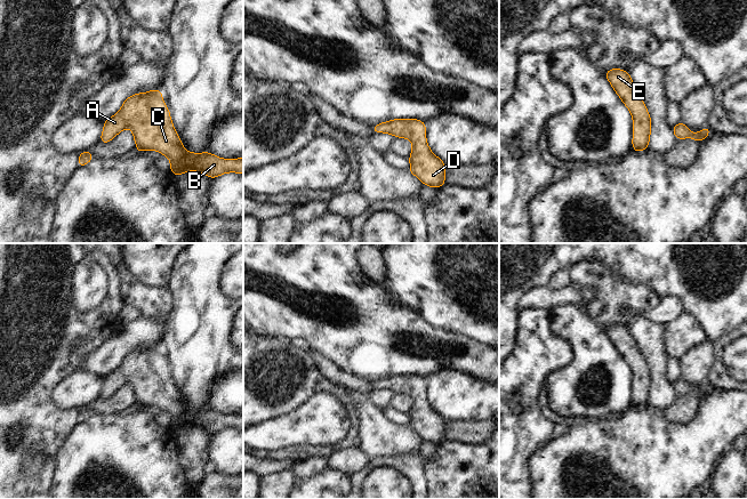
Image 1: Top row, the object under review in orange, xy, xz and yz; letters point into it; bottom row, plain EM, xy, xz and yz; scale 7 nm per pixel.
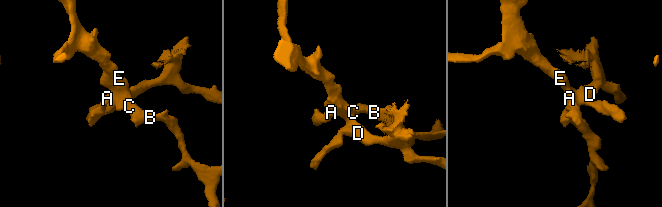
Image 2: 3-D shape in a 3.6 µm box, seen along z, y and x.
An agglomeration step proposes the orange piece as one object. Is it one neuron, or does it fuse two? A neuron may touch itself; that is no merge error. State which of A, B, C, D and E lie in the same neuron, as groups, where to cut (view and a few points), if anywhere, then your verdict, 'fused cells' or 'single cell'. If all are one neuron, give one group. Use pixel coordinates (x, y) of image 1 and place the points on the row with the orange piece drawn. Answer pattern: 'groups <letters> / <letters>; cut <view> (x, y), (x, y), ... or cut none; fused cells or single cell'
groups A B C D E; cut none; single cell

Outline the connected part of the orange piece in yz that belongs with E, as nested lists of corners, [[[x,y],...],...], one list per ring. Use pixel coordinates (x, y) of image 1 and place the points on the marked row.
[[[611,69],[604,75],[633,115],[632,146],[634,152],[646,150],[651,134],[651,116],[637,87],[633,83],[629,73],[621,69]]]

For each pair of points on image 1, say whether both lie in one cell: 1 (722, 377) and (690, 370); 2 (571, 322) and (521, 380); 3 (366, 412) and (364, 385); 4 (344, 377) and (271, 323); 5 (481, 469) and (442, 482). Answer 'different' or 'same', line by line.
1: different
2: different
3: different
4: different
5: same

